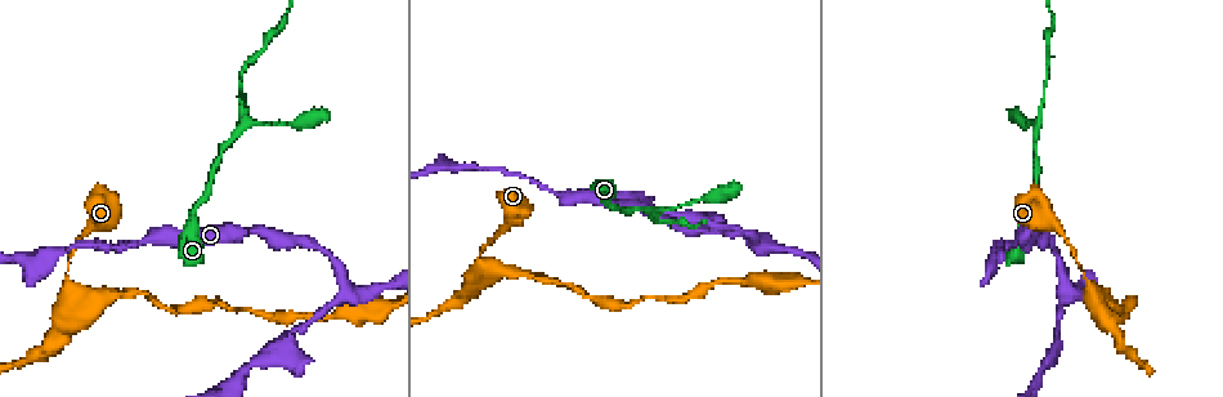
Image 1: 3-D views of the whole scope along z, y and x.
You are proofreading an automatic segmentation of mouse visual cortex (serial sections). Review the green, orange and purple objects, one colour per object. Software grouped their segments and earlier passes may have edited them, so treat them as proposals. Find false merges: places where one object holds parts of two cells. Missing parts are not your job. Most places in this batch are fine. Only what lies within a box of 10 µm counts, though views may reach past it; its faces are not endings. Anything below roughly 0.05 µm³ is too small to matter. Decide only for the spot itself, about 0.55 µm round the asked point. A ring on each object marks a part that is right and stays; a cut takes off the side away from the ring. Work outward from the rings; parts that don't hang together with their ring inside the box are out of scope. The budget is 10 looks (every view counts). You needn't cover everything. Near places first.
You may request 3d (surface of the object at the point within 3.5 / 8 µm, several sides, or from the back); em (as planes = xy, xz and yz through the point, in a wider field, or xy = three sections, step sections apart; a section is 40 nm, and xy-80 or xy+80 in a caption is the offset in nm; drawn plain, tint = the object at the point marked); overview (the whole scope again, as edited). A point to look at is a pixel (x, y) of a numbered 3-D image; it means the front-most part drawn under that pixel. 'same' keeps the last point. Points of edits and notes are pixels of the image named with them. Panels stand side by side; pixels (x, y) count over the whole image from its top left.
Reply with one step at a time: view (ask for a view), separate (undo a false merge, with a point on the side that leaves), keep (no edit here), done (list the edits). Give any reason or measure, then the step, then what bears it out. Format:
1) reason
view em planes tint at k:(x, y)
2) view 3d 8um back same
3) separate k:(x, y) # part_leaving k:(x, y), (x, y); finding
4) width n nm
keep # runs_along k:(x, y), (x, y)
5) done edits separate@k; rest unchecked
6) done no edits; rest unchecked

calibre changes
view 3d 3.5um at 1:(1060, 227)

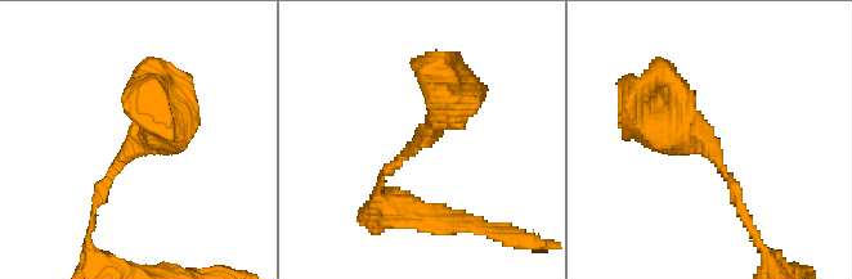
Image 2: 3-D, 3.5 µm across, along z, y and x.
arm_widths 150, 450 nm; need the tissue
view em xy step 3 tint at 2:(128, 150)

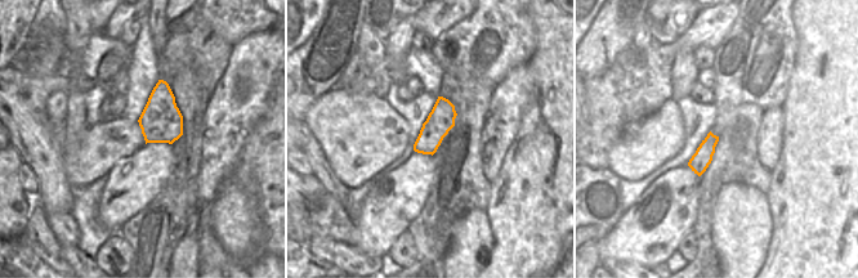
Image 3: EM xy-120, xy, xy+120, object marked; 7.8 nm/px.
another direction
view em xy step 5 tint same

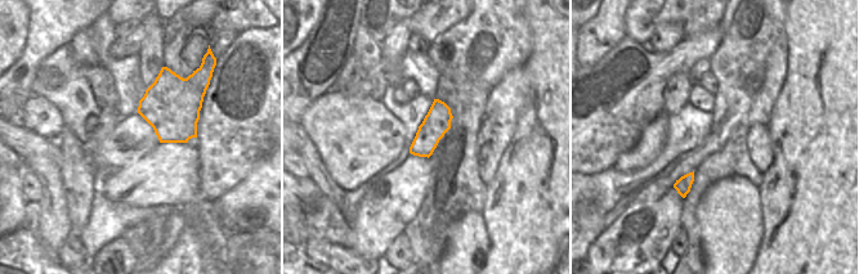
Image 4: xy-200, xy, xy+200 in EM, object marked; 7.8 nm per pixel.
keep # runs_along 2:(649, 124), (702, 135), (748, 215); all the same cell

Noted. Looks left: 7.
view 3d 3.5um at 1:(56, 254)

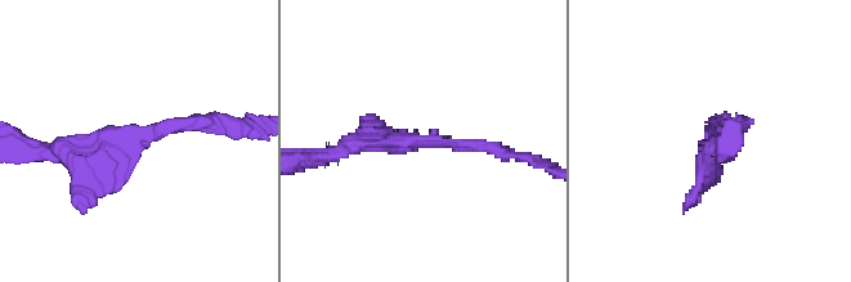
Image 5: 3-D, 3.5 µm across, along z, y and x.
view em planes plain at 5:(427, 142)

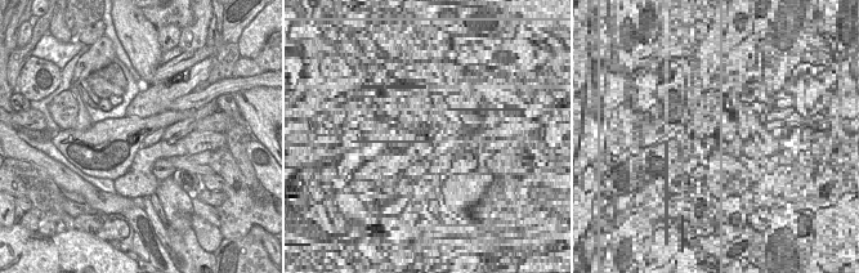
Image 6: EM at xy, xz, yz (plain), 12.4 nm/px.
view em planes tint same

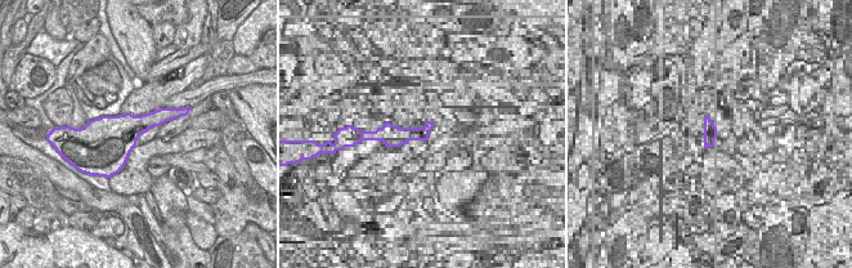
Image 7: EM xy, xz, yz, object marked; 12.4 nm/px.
keep # runs_along 5:(222, 128), (174, 124), (98, 160), (59, 152); continuous, no second cell

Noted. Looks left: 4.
narrows sharply
view 3d 3.5um at 1:(658, 210)

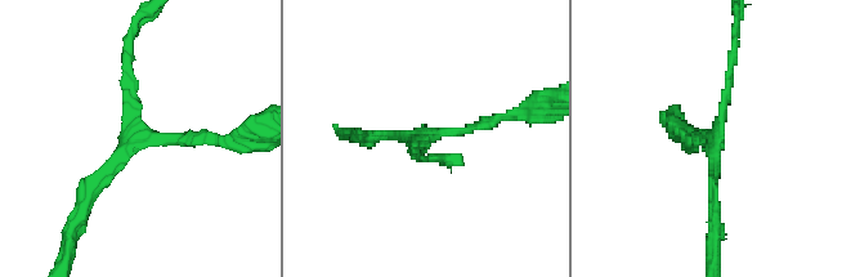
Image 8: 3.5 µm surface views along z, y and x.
arms 3; arm_widths 100, 150, 150 nm; now the EM
view em xy step 3 tint at 8:(713, 136)

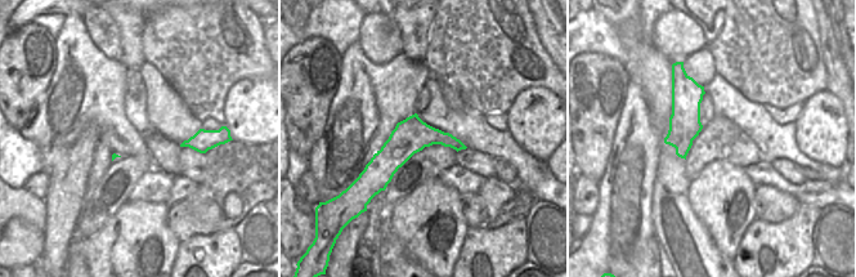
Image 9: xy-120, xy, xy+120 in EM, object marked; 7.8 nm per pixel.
keep # runs_along 9:(460, 146), (409, 138), (370, 177); all the same cell

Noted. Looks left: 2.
done no edits; rest unchecked

